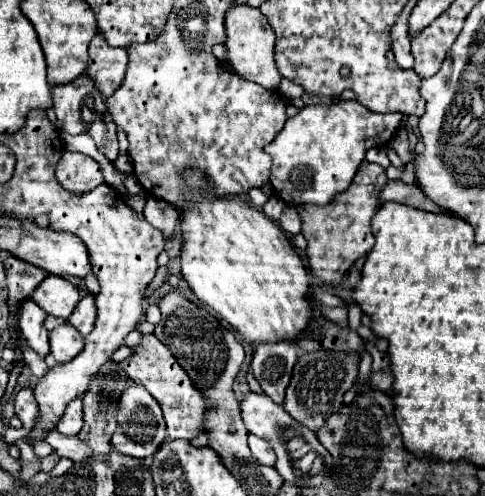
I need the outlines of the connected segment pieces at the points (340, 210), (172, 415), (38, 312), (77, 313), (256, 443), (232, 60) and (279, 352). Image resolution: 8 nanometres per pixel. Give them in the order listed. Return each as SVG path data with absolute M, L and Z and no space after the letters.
M364 161L352 185L344 193L338 193L328 205L298 207L302 217L302 235L308 241L308 267L312 275L322 281L322 285L338 287L344 273L354 265L354 261L372 249L374 237L370 231L370 219L378 211L378 195L386 181L388 179L384 177L384 169L380 165Z
M152 333L144 335L142 341L134 347L132 355L128 359L124 359L120 363L120 367L124 369L124 373L128 373L128 379L132 379L134 383L146 387L150 391L150 395L160 403L170 439L190 441L190 439L194 439L196 435L202 433L202 421L204 421L204 413L206 413L206 399L192 385L186 371L180 365L176 365L174 355L170 353L170 349L162 341L158 341Z
M24 301L20 305L20 331L22 337L28 341L28 345L40 353L40 357L46 357L50 353L48 347L48 330L44 327L44 317L46 313L34 303L34 301Z
M86 295L80 299L80 303L76 305L74 313L68 317L68 323L74 325L82 335L88 335L92 331L96 319L96 303L94 303L94 295Z
M248 437L248 445L250 445L252 455L254 455L262 465L274 467L276 455L272 453L272 447L270 447L264 439L260 439L260 437Z
M236 5L234 9L228 9L228 15L224 15L224 27L226 27L226 63L232 67L232 71L252 83L258 83L266 89L276 89L280 83L280 75L274 63L274 33L266 21L266 17L252 7Z
M290 341L264 343L256 347L252 369L254 377L260 381L262 391L274 401L284 403L284 393L290 383L292 367L298 359L298 349Z

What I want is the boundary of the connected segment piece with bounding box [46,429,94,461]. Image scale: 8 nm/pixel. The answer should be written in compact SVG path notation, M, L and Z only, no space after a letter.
M56 429L46 435L46 443L50 443L60 457L68 457L72 461L86 461L94 455L92 449L88 449L88 445L84 445L78 437L64 437Z

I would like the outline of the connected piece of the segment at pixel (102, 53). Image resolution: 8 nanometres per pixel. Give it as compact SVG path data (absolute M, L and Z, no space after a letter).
M96 35L90 41L90 59L86 75L94 77L96 89L100 89L102 97L110 97L122 83L124 71L128 65L128 53L120 47L110 47L102 35Z

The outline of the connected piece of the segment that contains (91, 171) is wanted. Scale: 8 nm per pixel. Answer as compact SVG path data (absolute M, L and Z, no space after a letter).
M64 151L62 159L58 161L56 179L66 191L76 195L88 193L90 189L96 189L100 183L104 183L100 165L92 157L72 151Z

